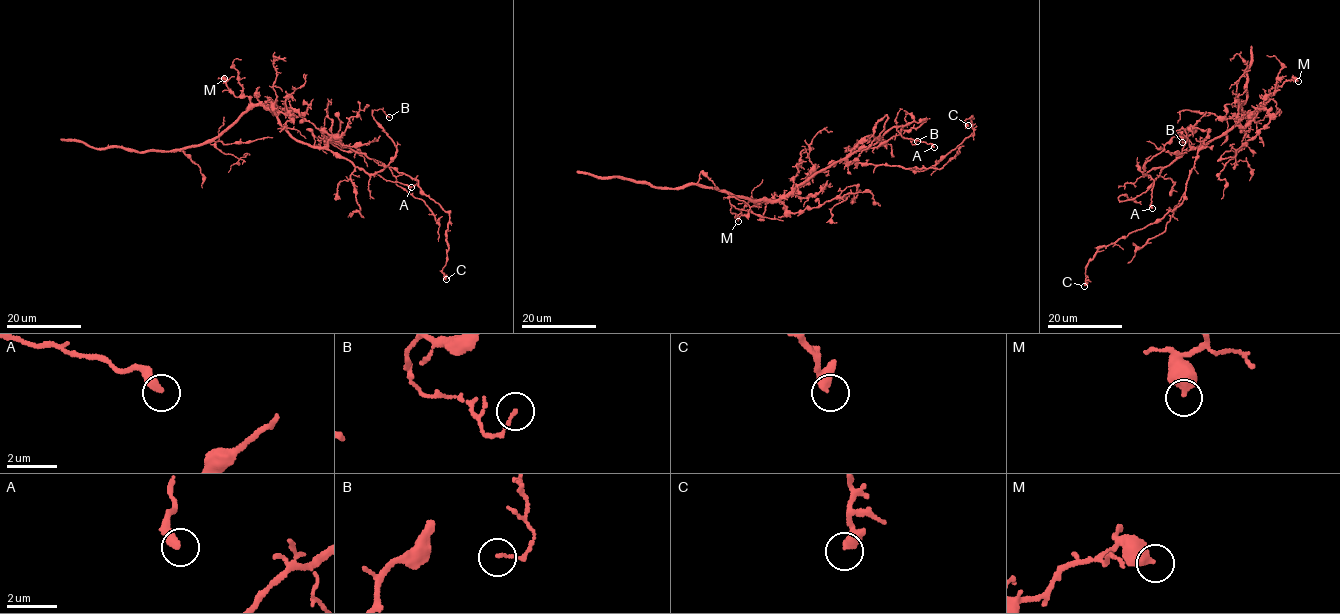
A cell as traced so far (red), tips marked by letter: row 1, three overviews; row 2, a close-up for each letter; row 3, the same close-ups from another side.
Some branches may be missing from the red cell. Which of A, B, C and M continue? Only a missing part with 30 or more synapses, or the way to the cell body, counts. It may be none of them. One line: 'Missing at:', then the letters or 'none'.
Missing at: none

